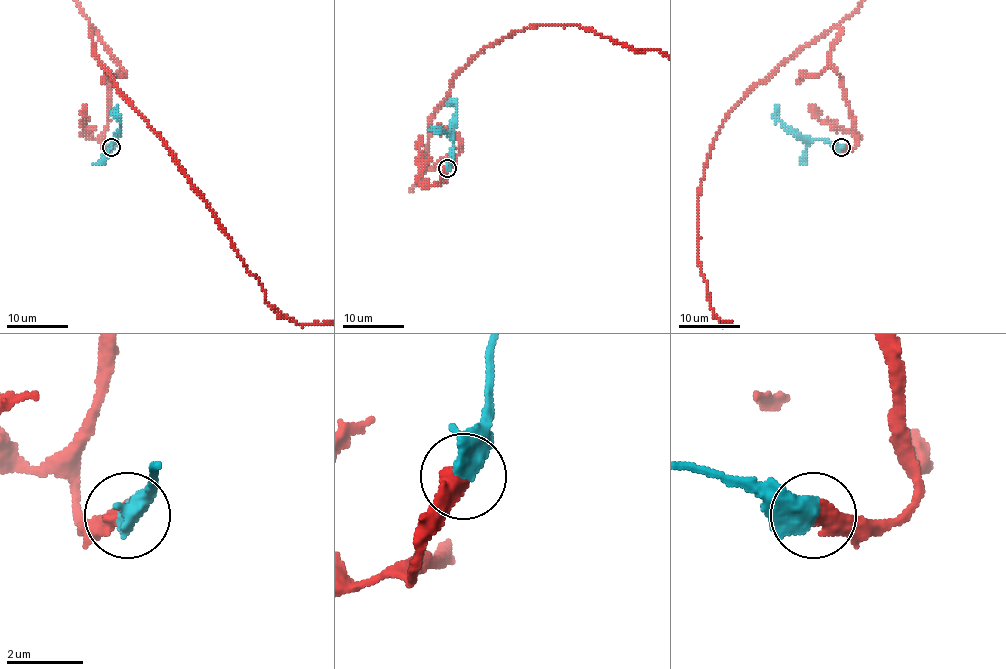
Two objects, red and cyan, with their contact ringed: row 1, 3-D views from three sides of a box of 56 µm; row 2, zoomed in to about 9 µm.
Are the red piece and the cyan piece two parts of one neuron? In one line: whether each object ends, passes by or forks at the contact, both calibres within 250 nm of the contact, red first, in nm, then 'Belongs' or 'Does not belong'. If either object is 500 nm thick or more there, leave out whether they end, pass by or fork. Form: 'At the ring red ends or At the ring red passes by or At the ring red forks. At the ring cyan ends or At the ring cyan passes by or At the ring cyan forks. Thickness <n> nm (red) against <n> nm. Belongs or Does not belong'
At the ring red ends. At the ring cyan passes by. Thickness 480 nm (red) against 440 nm. Belongs

